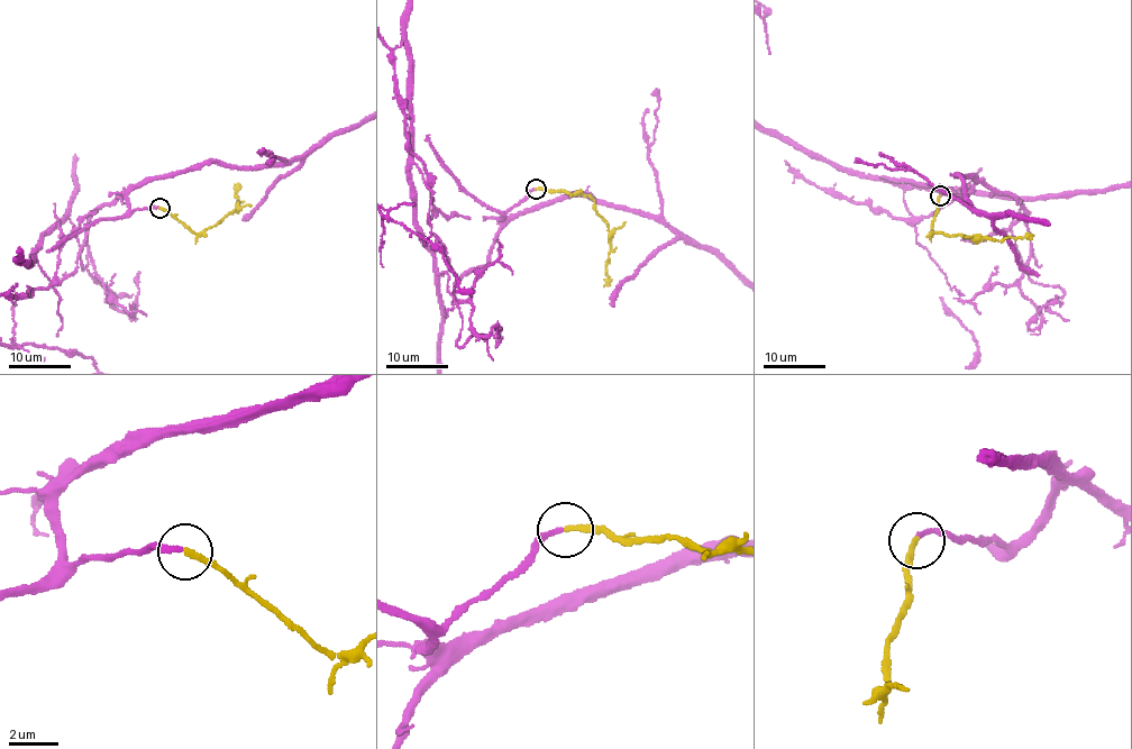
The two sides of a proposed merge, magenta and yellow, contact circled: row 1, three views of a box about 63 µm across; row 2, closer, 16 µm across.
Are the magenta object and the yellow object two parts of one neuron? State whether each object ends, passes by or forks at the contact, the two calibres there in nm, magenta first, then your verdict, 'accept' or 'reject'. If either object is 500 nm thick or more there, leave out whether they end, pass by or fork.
magenta ends | yellow ends | 200/200 nm | accept

